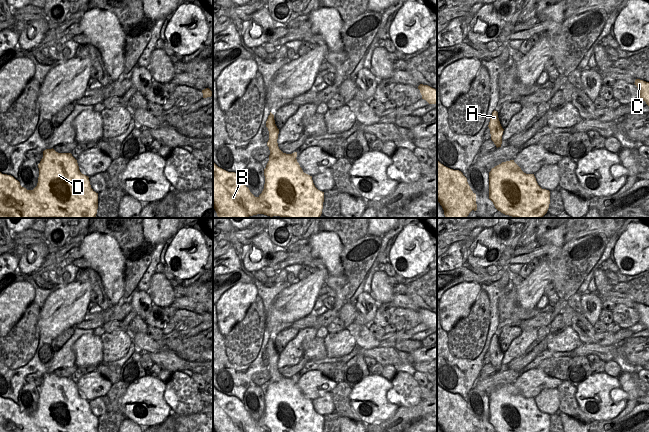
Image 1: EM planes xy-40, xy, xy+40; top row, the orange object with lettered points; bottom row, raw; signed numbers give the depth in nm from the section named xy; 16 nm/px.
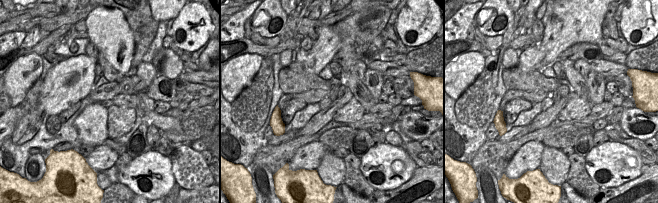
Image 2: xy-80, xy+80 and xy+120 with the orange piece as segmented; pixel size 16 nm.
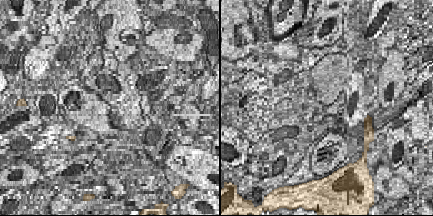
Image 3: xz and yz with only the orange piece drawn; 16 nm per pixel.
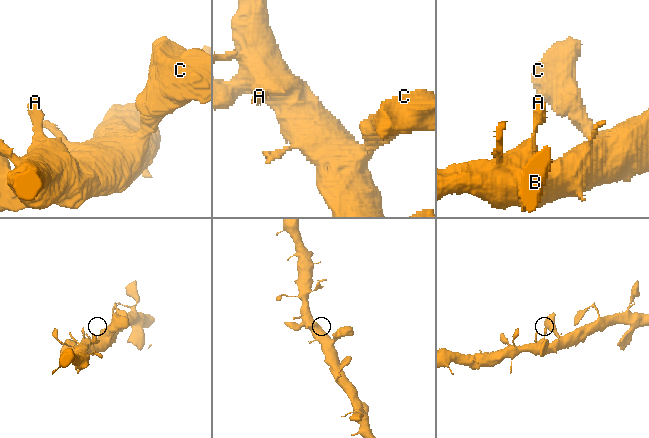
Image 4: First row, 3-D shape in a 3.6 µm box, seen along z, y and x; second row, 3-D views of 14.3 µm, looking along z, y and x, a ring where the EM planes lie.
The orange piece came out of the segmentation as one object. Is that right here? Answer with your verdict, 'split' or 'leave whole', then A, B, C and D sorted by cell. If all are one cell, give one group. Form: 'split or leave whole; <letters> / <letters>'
leave whole; A B C D

